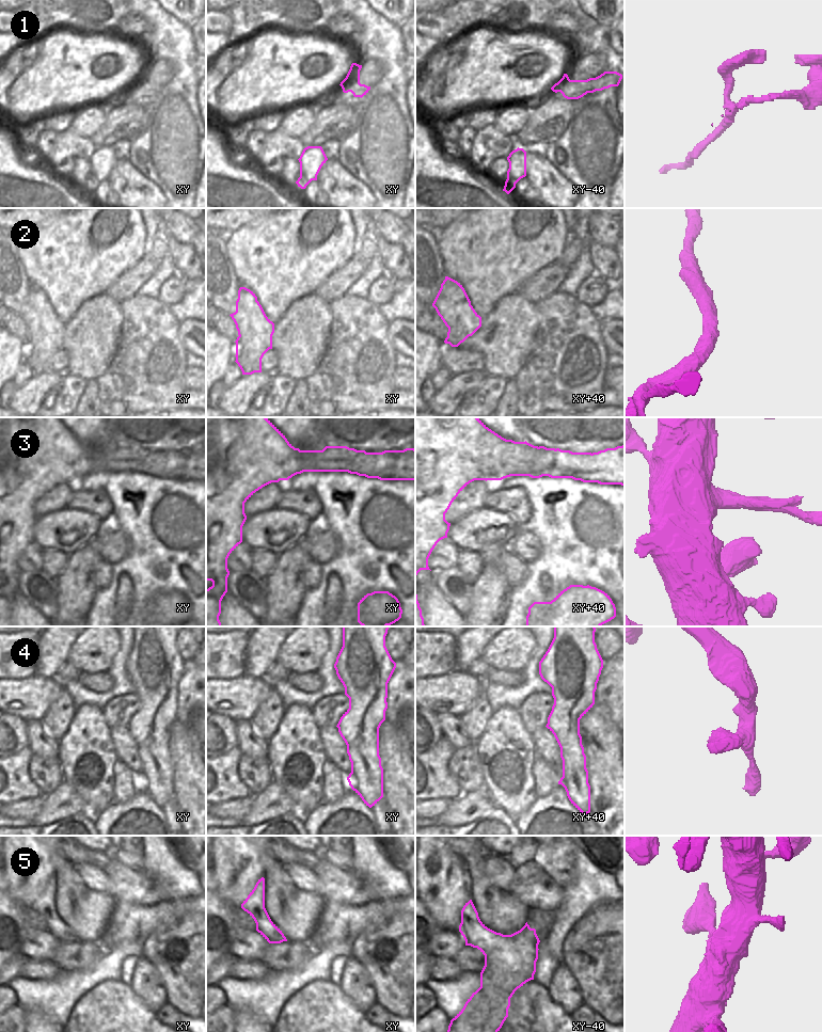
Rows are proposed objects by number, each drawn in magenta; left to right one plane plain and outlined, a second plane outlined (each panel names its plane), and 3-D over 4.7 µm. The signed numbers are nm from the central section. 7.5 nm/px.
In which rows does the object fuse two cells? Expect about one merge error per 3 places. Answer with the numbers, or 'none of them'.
1, 3

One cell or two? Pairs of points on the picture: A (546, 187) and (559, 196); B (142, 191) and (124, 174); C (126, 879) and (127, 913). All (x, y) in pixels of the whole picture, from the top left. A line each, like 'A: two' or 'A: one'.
A: one
B: one
C: two

